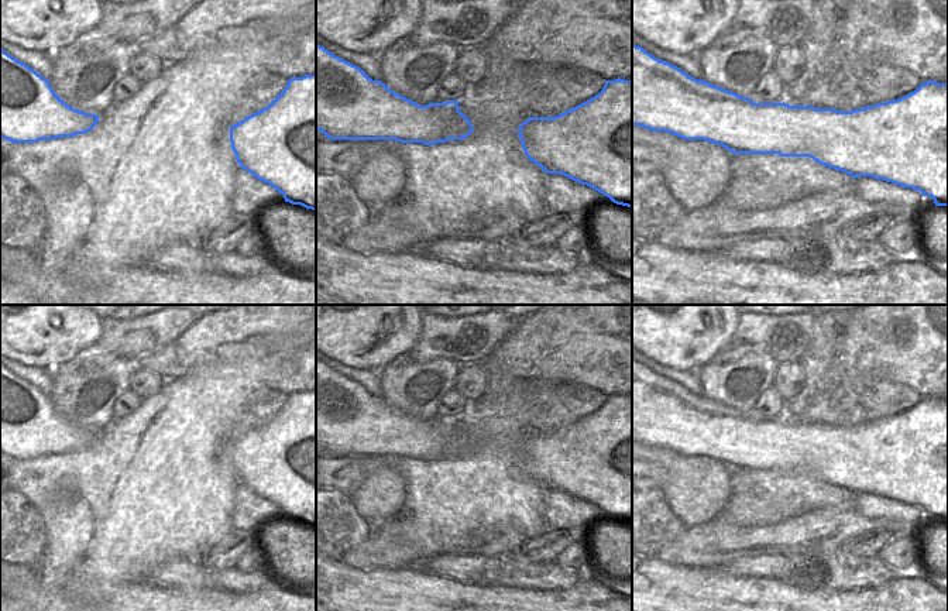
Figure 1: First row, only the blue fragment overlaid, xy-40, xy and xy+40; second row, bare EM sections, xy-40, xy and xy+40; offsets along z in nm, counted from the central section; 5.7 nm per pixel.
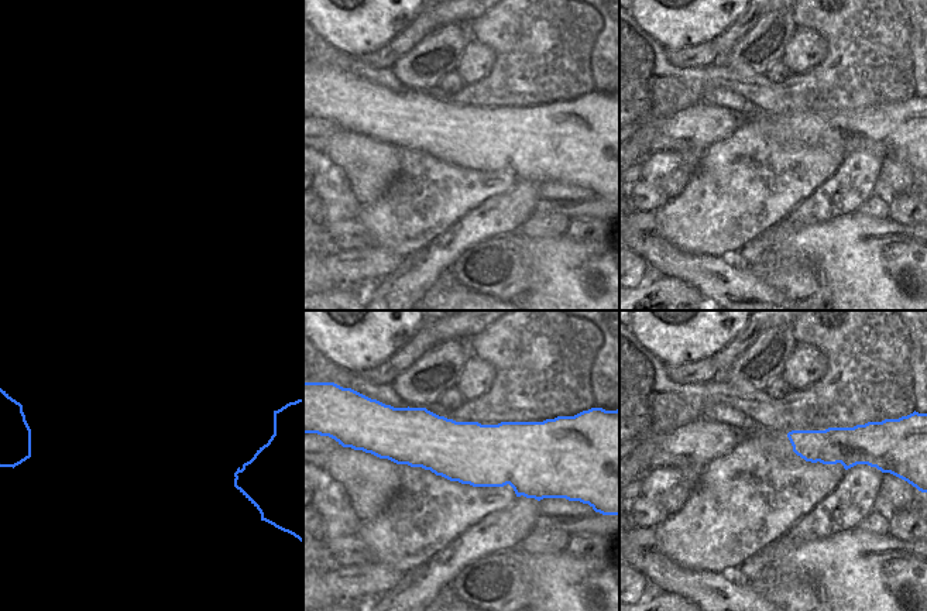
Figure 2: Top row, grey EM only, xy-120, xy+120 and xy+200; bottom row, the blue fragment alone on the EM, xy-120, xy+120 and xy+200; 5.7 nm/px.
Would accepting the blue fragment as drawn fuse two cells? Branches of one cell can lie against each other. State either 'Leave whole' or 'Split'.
Split

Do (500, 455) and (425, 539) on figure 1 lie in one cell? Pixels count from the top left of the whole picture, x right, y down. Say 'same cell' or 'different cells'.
same cell

